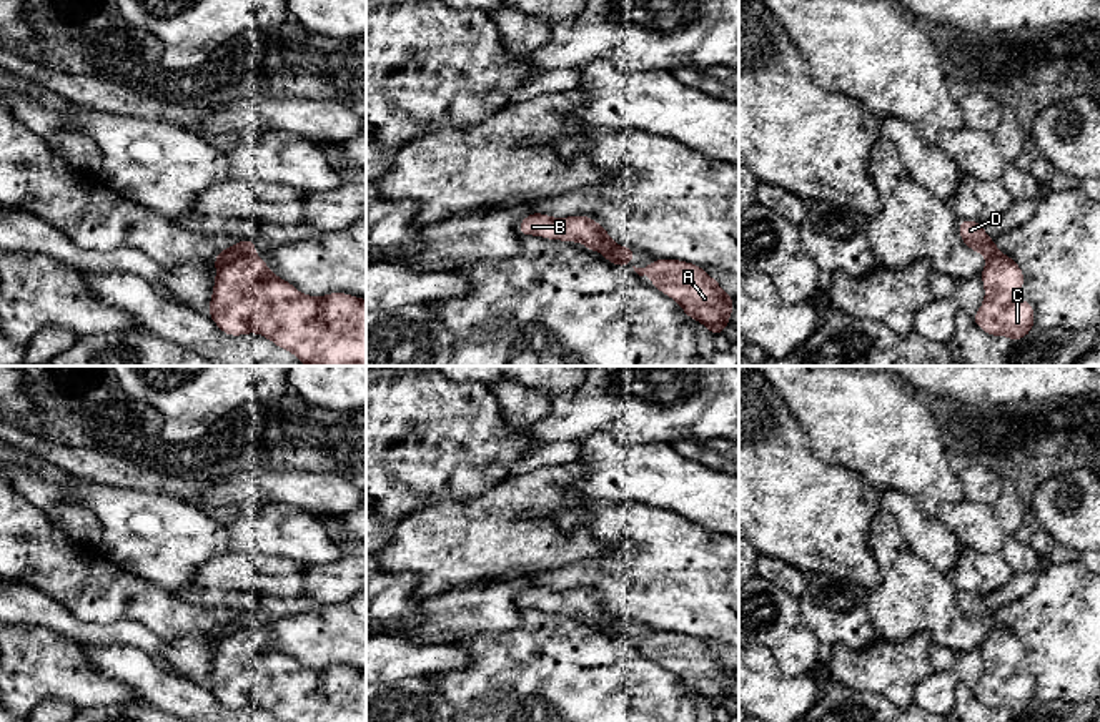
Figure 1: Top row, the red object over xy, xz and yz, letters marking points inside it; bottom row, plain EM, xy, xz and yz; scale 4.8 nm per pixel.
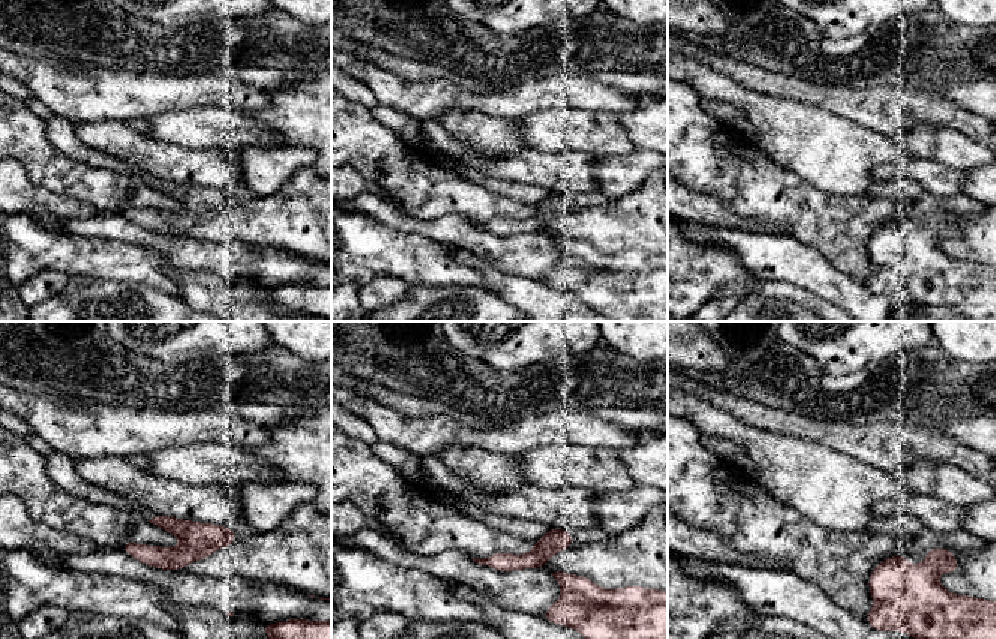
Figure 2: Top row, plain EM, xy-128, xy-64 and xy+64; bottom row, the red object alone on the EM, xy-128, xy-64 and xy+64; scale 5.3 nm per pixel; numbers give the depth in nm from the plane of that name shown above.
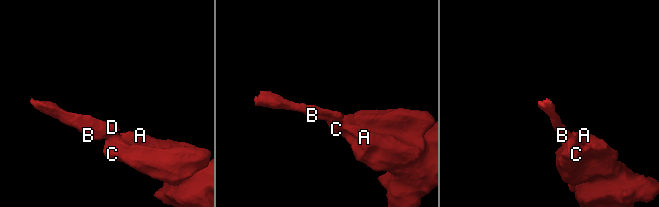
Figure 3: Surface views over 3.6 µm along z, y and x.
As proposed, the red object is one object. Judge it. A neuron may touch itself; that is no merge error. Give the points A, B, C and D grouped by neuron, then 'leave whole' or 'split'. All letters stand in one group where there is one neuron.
A C / B D; split

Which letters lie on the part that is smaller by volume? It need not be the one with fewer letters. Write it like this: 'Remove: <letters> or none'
Remove: B, D

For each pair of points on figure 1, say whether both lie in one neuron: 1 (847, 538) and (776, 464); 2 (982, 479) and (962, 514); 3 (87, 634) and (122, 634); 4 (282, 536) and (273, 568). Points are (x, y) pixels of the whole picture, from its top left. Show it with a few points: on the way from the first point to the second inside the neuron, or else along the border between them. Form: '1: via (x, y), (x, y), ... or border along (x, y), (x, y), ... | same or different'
1: via (829, 519), (792, 483) | same
2: border along (962, 496), (989, 506) | different
3: via (95, 634), (113, 634) | same
4: border along (238, 551), (280, 554), (305, 566) | different

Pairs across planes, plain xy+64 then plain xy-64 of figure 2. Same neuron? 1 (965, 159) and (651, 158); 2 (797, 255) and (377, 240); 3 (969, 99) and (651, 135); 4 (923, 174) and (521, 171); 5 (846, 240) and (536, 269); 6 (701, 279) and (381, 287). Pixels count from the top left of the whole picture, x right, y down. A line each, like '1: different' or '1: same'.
1: different
2: different
3: different
4: same
5: different
6: different

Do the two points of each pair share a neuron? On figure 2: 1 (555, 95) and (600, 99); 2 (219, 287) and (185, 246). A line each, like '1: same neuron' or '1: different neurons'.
1: same neuron
2: different neurons

